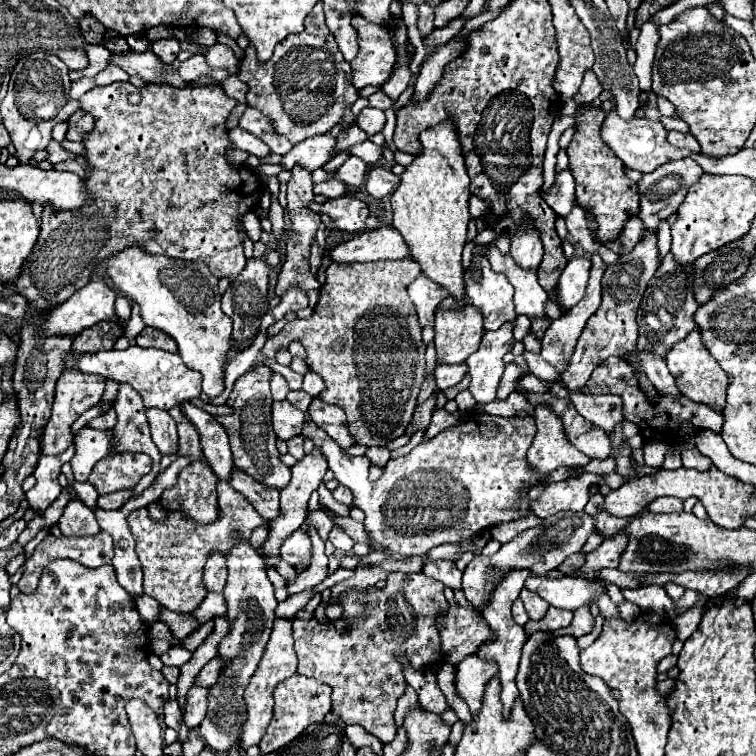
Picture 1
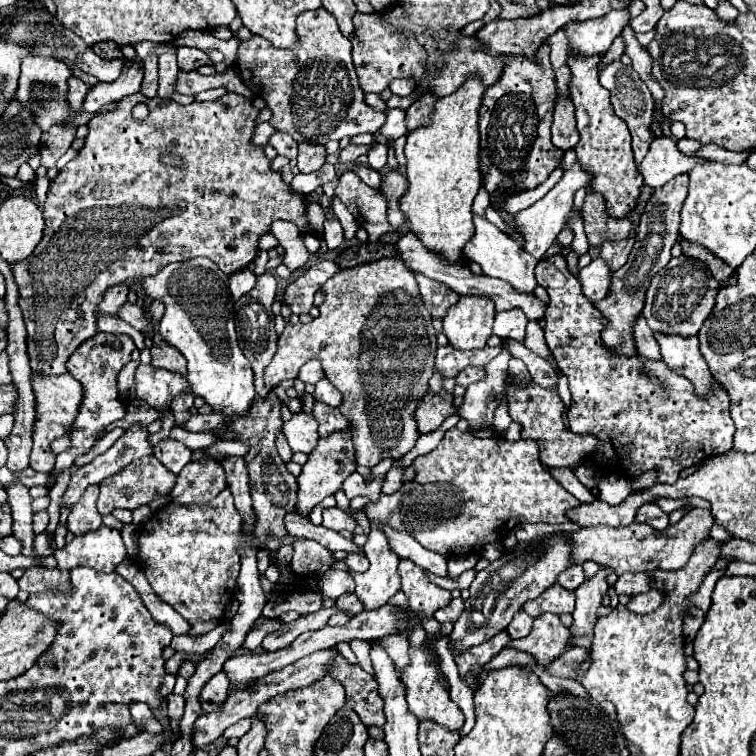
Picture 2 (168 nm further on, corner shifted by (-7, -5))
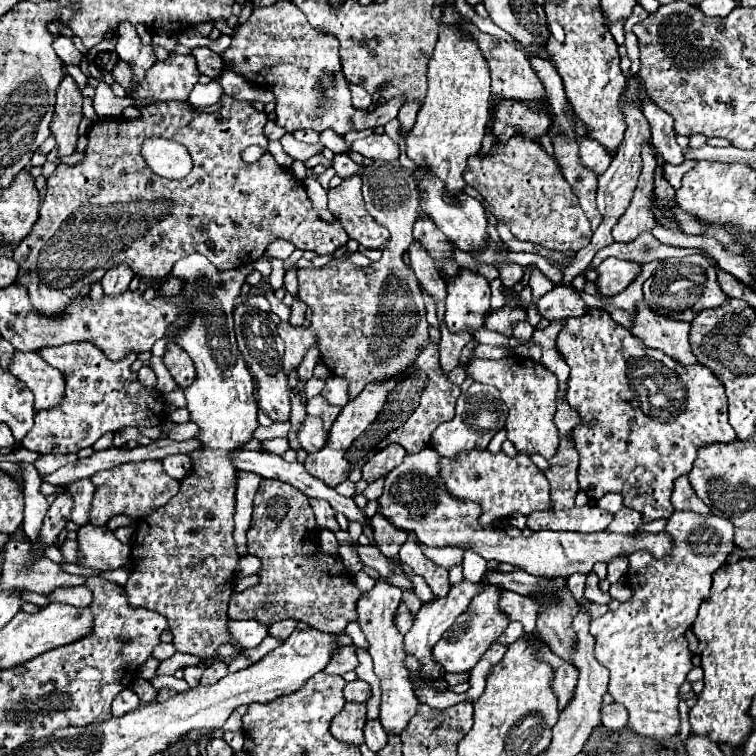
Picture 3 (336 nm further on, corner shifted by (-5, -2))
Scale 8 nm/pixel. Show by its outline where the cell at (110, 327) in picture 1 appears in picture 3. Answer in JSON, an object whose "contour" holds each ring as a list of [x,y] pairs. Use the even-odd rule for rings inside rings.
{"contour":[[[70,342],[58,348],[44,348],[40,356],[66,376],[66,396],[58,408],[36,412],[34,424],[21,442],[28,450],[46,454],[80,452],[80,448],[92,446],[104,432],[116,432],[126,426],[158,426],[166,418],[162,394],[144,388],[136,374],[130,372],[136,354],[112,362],[92,342]]]}

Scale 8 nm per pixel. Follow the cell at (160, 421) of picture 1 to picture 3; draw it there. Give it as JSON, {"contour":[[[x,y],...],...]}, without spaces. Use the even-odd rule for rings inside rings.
{"contour":[[[172,454],[172,456],[164,458],[162,464],[164,464],[166,474],[176,478],[176,480],[182,480],[190,472],[190,468],[192,468],[192,460],[186,454]]]}

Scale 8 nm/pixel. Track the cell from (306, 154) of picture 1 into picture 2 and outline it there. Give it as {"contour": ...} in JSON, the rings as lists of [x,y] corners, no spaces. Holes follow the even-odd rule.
{"contour":[[[350,143],[350,145],[340,153],[340,161],[342,161],[342,163],[356,161],[360,155],[366,155],[370,149],[372,149],[372,145],[362,145],[362,147],[358,147],[358,145],[352,145],[352,143]]]}

